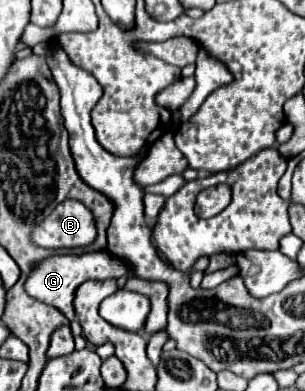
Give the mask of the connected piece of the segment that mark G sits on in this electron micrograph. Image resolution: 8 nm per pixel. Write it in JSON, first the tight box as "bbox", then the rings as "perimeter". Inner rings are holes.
{"bbox":[26,250,128,320],"perimeter":[[[100,250],[100,252],[90,252],[90,254],[64,254],[64,256],[50,256],[46,260],[42,260],[38,266],[34,266],[34,270],[28,276],[26,282],[26,292],[32,294],[34,298],[48,302],[50,306],[58,308],[68,320],[74,320],[74,292],[82,282],[88,280],[118,280],[120,276],[126,276],[128,268],[124,266],[124,262],[120,262],[114,254],[108,254],[108,250]]]}

